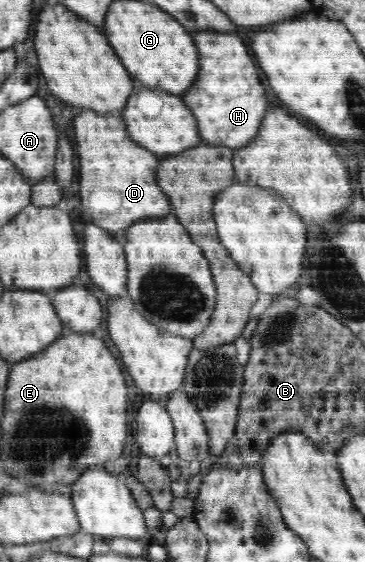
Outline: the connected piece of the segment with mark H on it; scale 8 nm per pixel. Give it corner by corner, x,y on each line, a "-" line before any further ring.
198,31
198,55
202,61
202,83
194,91
181,94
182,100
202,123
202,143
224,146
233,150
246,147
258,135
260,123
268,111
268,99
248,45
236,35
218,35

